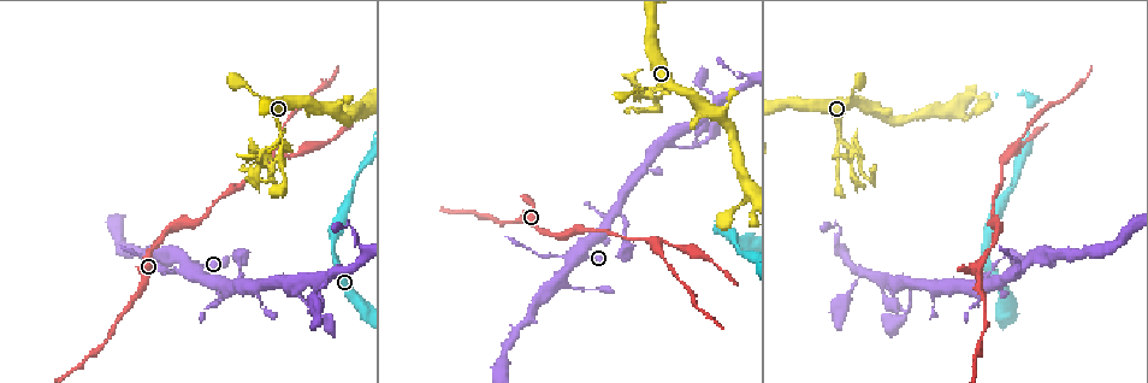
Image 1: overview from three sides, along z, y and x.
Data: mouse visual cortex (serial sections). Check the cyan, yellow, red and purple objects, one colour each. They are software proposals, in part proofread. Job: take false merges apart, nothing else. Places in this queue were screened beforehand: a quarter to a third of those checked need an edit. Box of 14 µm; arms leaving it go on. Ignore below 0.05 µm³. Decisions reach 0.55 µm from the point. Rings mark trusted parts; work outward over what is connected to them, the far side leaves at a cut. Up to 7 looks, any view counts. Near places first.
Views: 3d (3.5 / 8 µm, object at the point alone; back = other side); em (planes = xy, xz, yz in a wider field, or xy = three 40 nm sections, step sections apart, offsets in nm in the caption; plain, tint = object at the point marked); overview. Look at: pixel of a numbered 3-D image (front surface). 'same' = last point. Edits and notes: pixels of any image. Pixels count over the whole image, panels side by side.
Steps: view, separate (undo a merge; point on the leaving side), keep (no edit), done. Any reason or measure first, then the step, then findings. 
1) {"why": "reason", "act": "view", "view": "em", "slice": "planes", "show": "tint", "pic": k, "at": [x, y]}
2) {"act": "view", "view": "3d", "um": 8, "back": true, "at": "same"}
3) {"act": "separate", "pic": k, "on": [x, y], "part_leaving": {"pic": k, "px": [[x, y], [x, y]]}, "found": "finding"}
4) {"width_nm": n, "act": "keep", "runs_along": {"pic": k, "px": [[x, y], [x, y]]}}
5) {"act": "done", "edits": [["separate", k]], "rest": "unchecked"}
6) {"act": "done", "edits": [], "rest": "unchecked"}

{"why": "a fork", "act": "view", "view": "3d", "um": 8, "pic": 1, "at": [655, 244]}

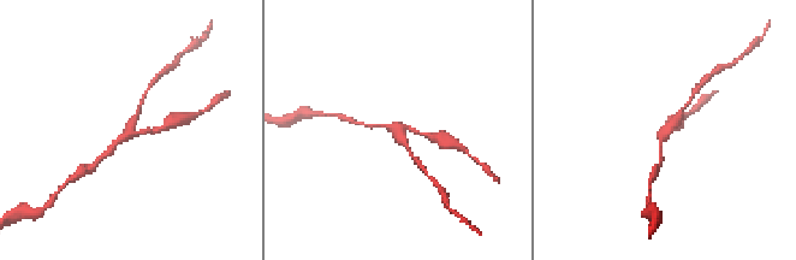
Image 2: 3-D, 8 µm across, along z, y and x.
{"act": "view", "view": "3d", "um": 3.5, "pic": 2, "at": [128, 134]}

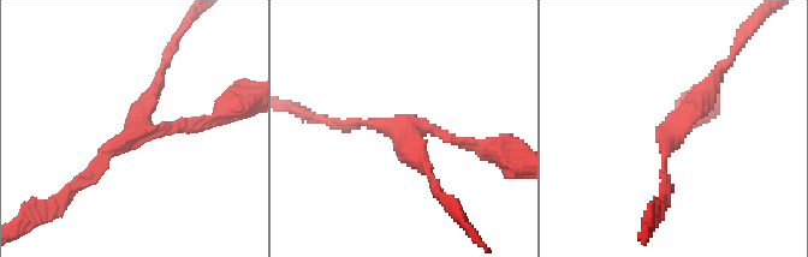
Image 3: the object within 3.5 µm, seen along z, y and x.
{"arms": 3, "act": "keep", "runs_along": {"pic": 3, "px": [[82, 180], [137, 129], [211, 121]]}, "found": "all the same cell"}

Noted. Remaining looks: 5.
{"why": "a narrow waist", "act": "view", "view": "3d", "um": 3.5, "pic": 1, "at": [176, 272]}

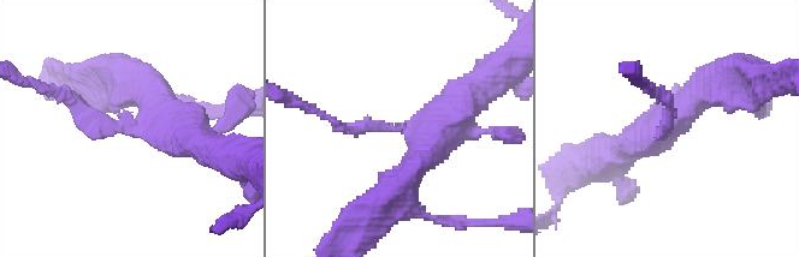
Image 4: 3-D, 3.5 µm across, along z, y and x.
{"why": "now the EM", "act": "view", "view": "em", "slice": "xy", "step": 2, "show": "tint", "pic": 4, "at": [126, 133]}

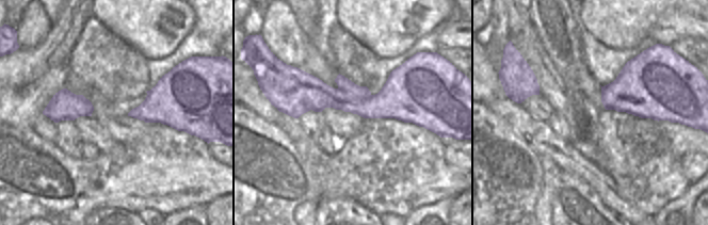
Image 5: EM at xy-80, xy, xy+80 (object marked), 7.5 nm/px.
{"act": "separate", "pic": 4, "on": [67, 100], "part_leaving": {"pic": 4, "px": [[98, 126], [69, 96], [28, 82]]}, "found": "two cells meet here"}

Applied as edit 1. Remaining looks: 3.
{"why": "narrows sharply", "act": "view", "view": "3d", "um": 3.5, "pic": 1, "at": [891, 315]}

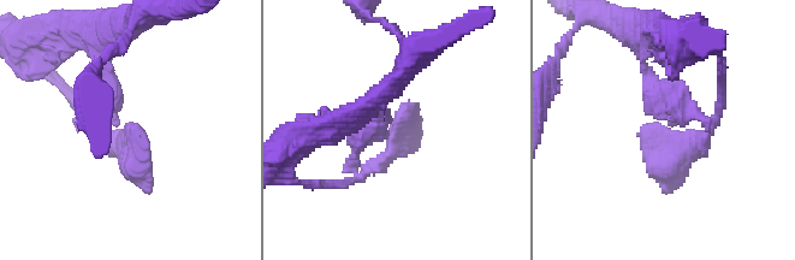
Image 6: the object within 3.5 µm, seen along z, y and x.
{"act": "view", "view": "em", "slice": "xy", "step": 2, "show": "tint", "pic": 6, "at": [123, 134]}

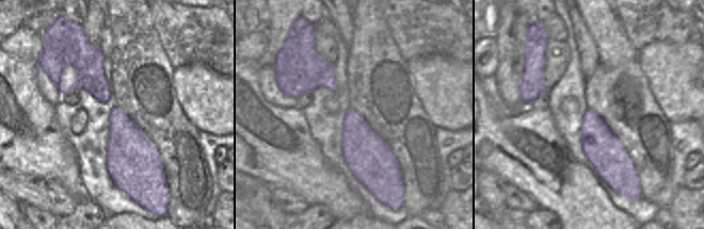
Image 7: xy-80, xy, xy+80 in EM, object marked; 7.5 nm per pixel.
{"act": "keep", "runs_along": {"pic": 6, "px": [[107, 66], [107, 111], [150, 191]]}, "found": "continuous, no second cell"}

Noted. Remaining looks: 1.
{"act": "done", "edits": [["separate", 4]], "rest": "unchecked"}

